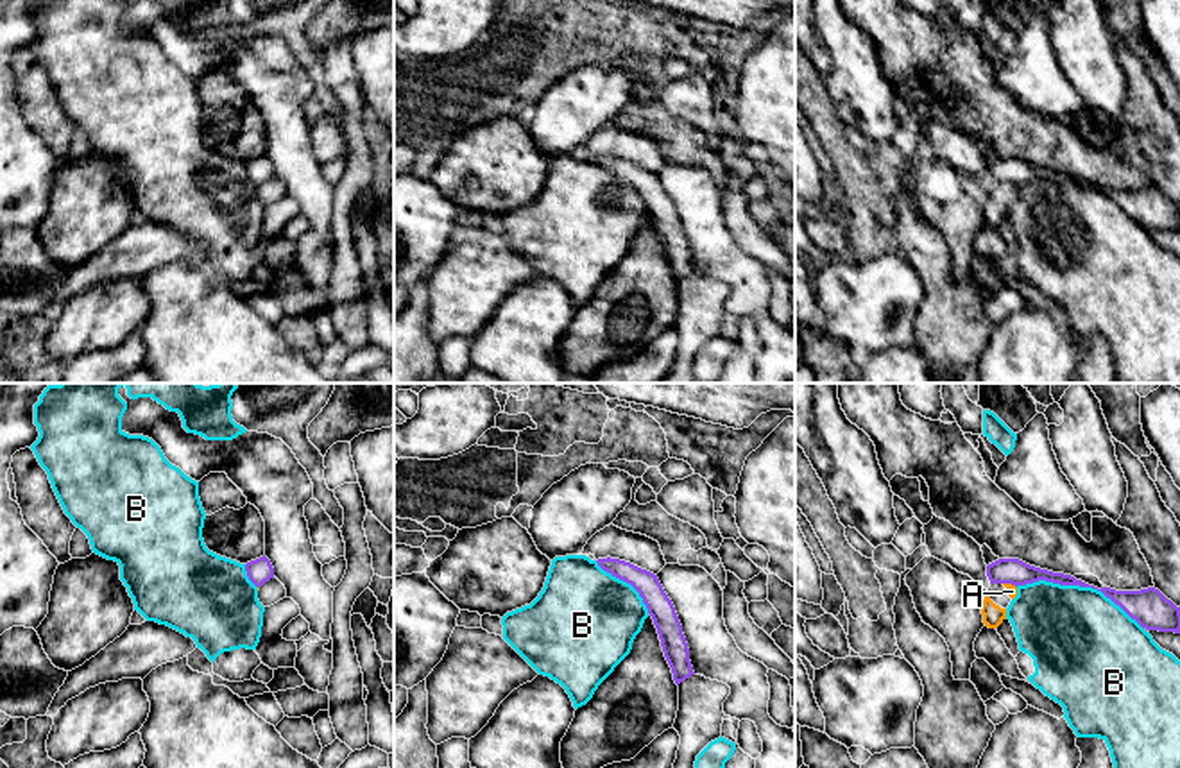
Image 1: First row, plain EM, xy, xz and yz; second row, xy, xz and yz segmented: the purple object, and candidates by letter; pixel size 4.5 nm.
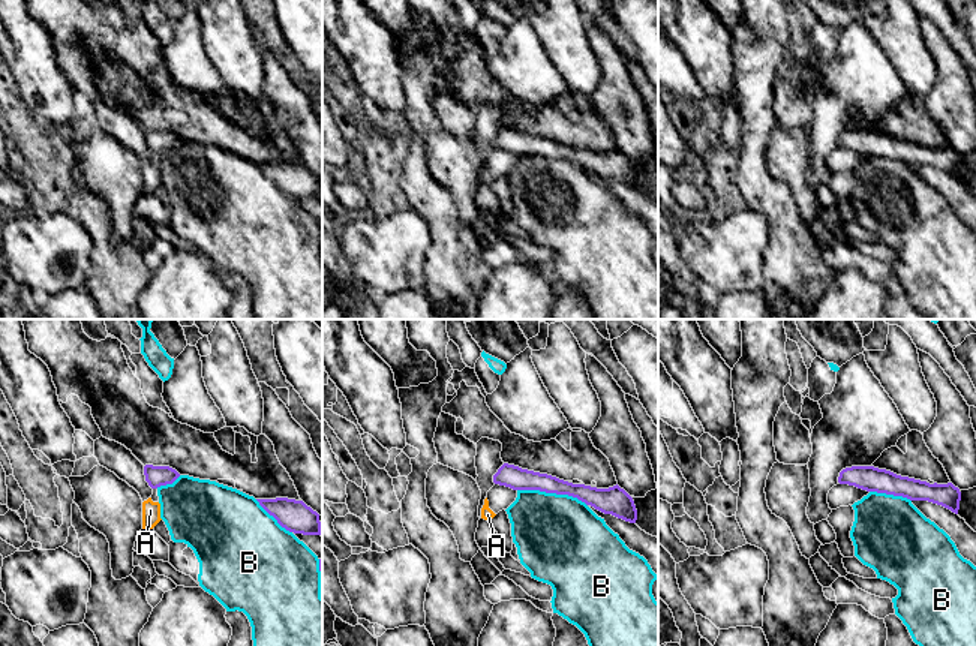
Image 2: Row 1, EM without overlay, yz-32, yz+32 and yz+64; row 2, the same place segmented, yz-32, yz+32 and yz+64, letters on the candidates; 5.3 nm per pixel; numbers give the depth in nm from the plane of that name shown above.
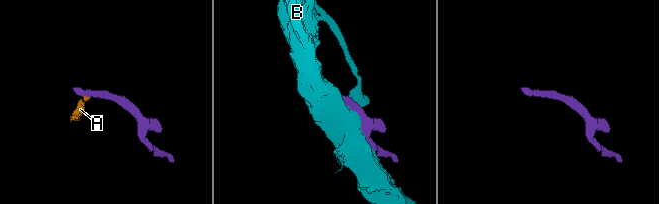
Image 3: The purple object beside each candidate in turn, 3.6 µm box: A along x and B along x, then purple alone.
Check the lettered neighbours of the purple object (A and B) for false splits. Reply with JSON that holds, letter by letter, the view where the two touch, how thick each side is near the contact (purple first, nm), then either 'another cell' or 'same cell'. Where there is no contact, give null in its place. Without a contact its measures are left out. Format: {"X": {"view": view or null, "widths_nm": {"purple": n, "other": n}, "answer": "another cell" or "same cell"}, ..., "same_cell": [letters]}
{"A": {"view": "yz", "widths_nm": {"purple": 120, "other": 50}, "answer": "another cell"}, "B": {"view": "yz", "widths_nm": {"purple": 110, "other": 460}, "answer": "another cell"}, "same_cell": []}

